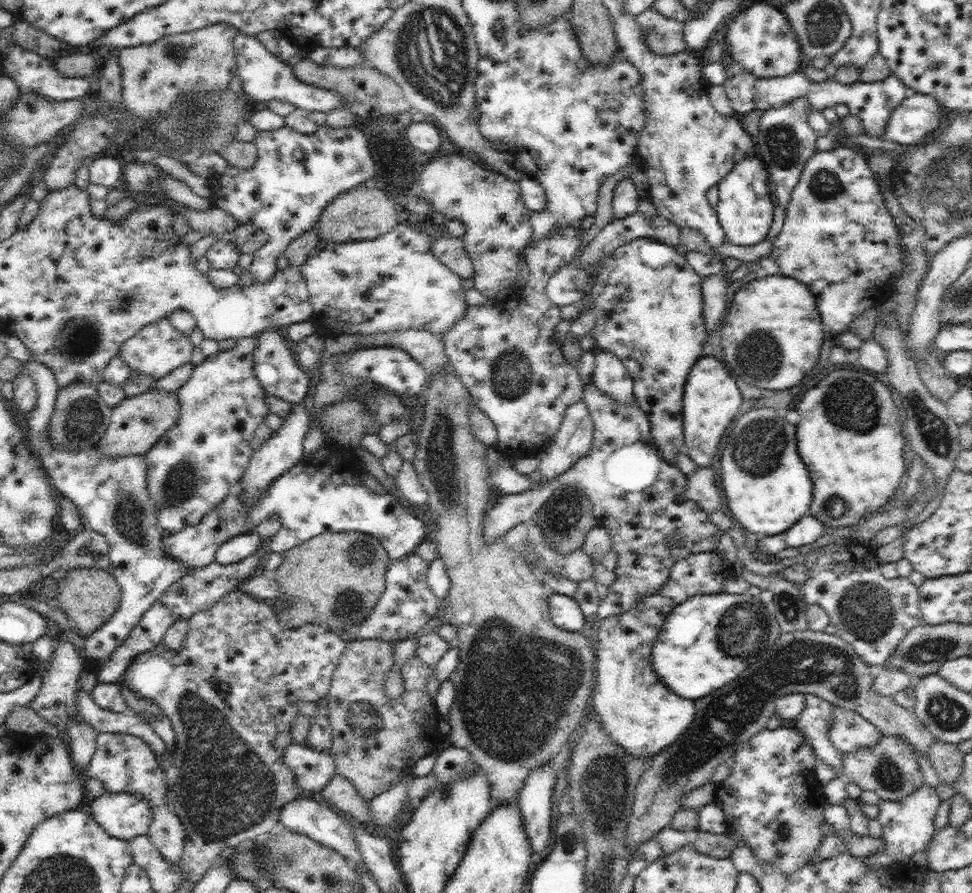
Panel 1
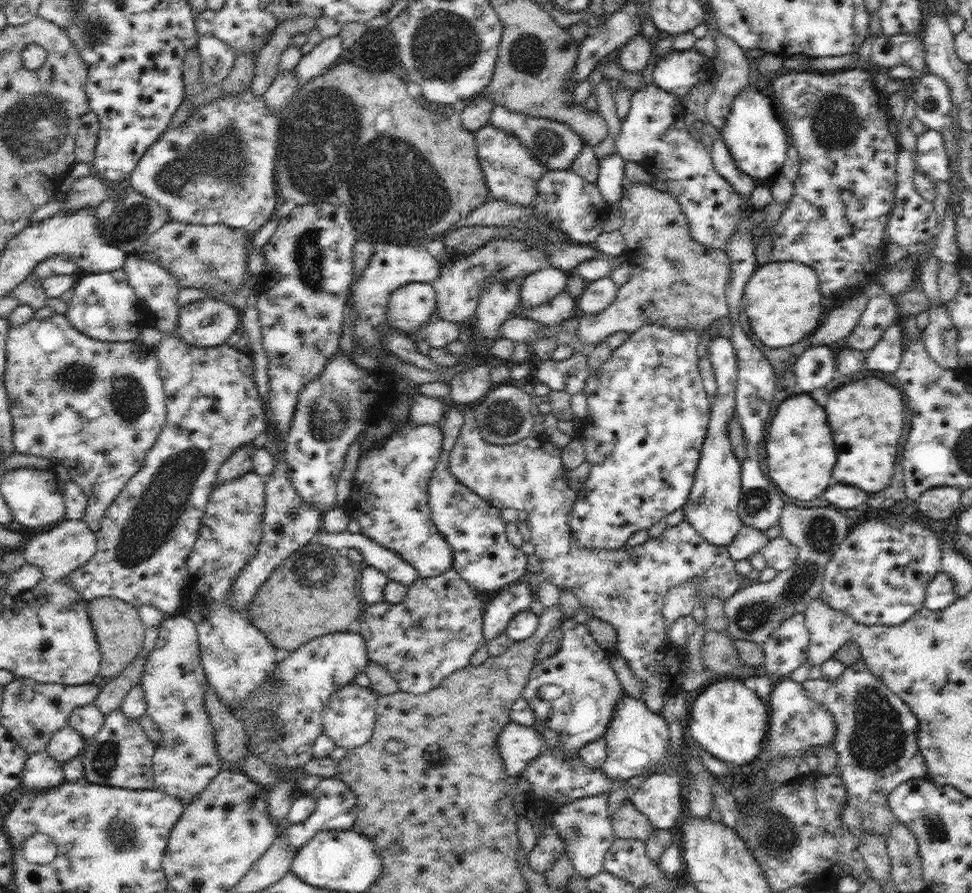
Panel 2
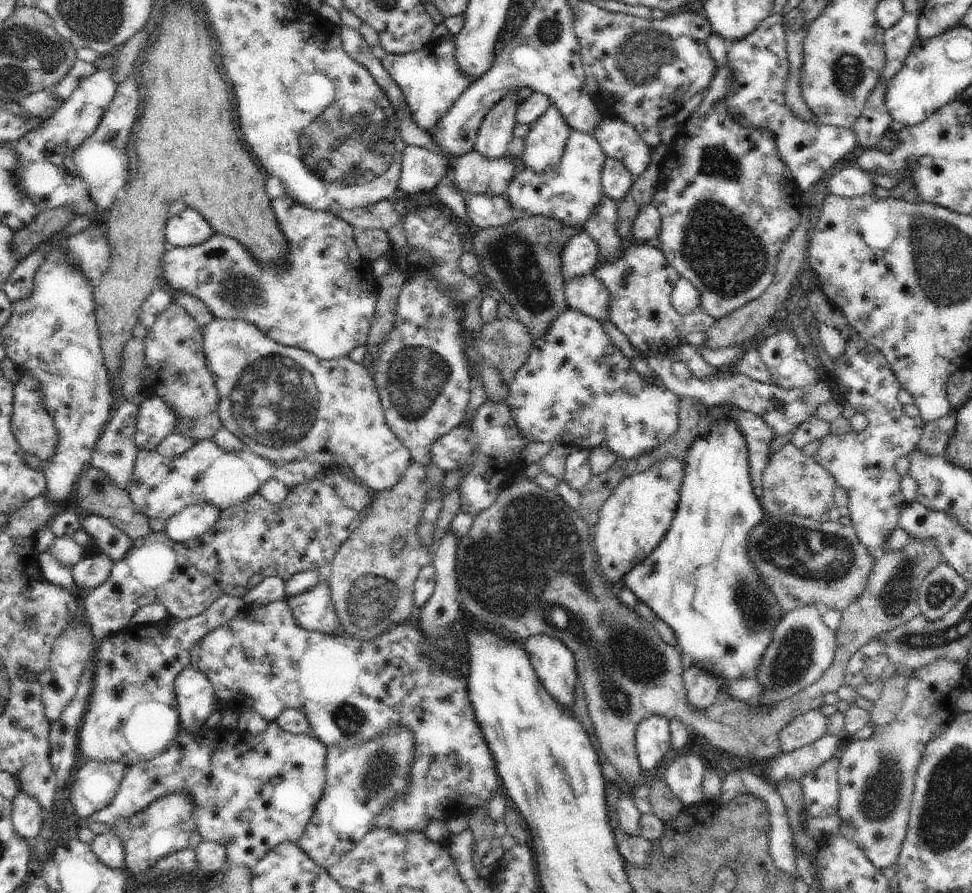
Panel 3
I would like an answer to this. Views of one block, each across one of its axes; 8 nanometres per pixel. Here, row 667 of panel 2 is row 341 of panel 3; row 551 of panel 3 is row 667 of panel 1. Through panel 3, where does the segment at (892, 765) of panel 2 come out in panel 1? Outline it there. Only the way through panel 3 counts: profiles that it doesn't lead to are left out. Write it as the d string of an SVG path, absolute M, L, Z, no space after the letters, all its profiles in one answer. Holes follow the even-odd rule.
M854 538L843 545L839 540L822 547L820 552L810 552L806 555L804 565L808 567L808 577L801 585L804 598L809 603L820 605L828 613L830 623L836 627L837 635L852 646L870 669L885 666L910 630L923 622L919 606L919 587L912 584L909 577L898 575L896 578L884 578L882 564L876 558L873 549Z

